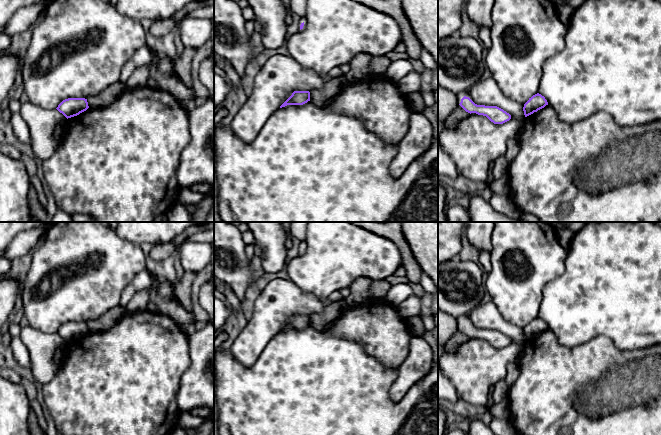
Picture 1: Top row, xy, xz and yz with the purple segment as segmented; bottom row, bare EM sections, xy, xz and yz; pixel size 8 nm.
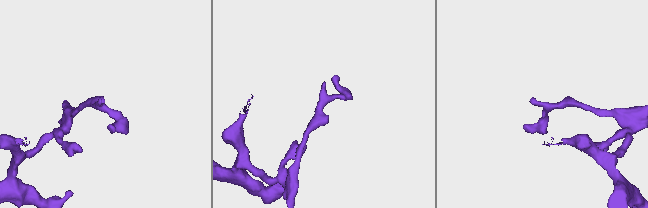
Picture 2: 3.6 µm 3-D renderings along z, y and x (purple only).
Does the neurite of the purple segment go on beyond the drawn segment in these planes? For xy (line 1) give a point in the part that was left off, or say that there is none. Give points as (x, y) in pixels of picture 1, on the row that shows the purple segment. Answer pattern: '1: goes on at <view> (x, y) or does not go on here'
1: does not go on here

